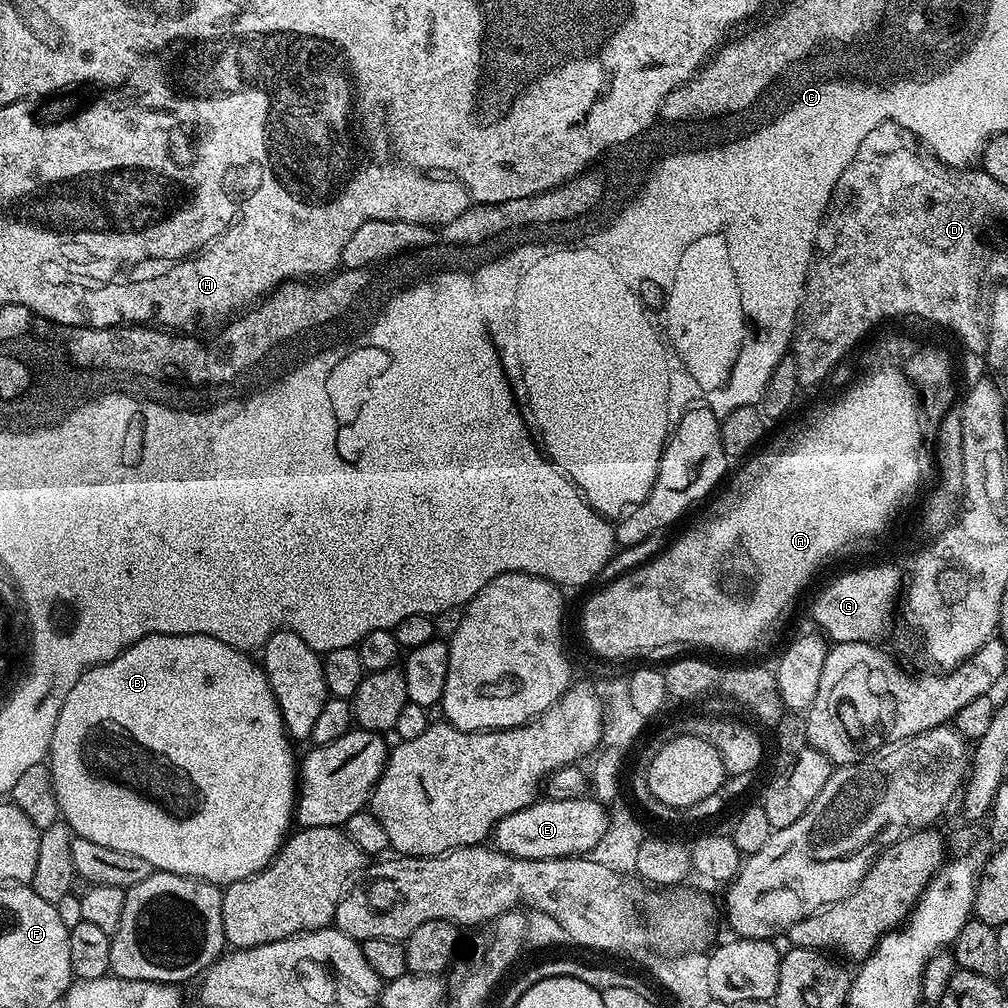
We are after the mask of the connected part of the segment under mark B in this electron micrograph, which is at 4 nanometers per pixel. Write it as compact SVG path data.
M149 632L113 660L86 670L82 678L74 682L70 694L66 694L66 702L62 702L58 722L54 726L52 747L48 749L46 757L46 763L52 770L54 794L58 798L63 823L69 824L75 835L90 838L90 842L98 842L98 846L146 858L146 862L150 862L152 869L158 872L194 876L217 886L227 886L261 872L276 857L294 824L298 756L292 753L293 741L284 728L280 707L270 690L263 667L257 661L255 664L252 658L247 652L226 646L226 642L218 642L218 638L202 634L167 636Z

